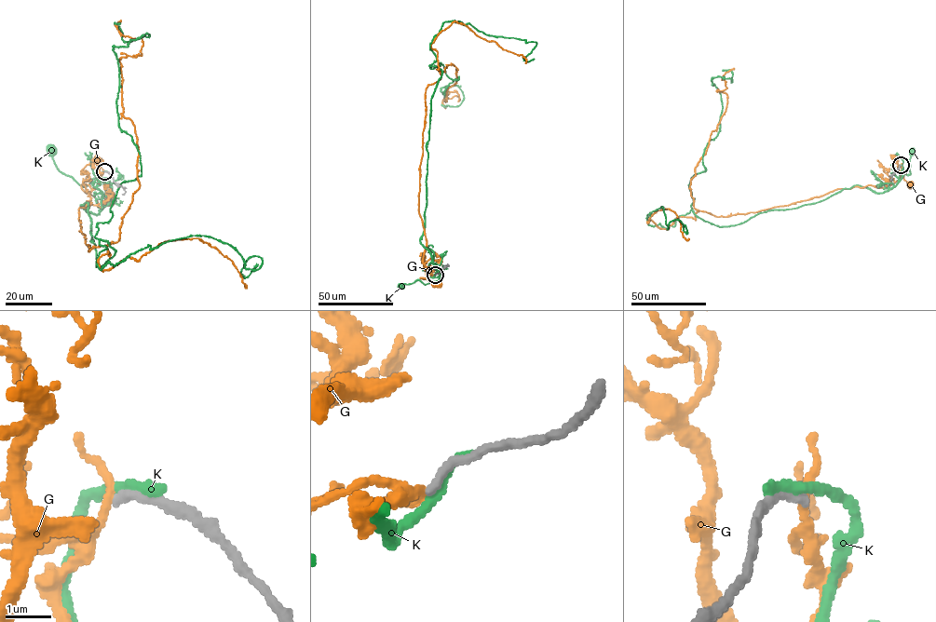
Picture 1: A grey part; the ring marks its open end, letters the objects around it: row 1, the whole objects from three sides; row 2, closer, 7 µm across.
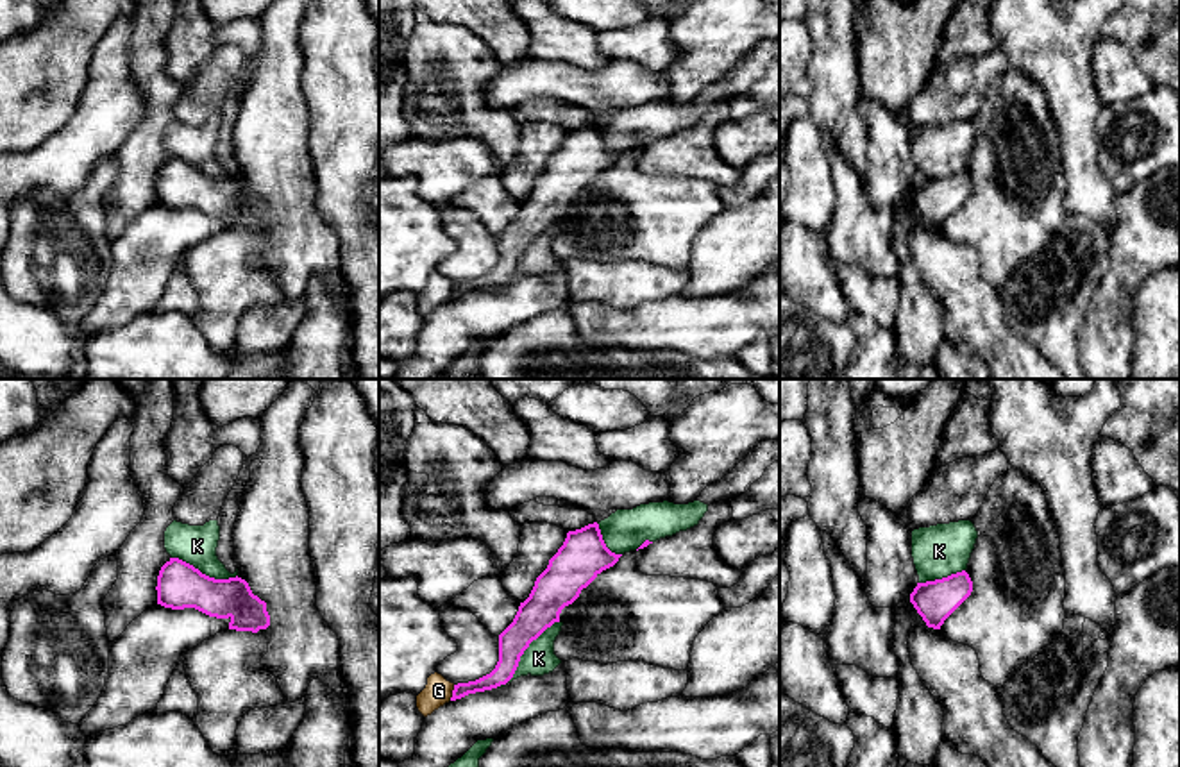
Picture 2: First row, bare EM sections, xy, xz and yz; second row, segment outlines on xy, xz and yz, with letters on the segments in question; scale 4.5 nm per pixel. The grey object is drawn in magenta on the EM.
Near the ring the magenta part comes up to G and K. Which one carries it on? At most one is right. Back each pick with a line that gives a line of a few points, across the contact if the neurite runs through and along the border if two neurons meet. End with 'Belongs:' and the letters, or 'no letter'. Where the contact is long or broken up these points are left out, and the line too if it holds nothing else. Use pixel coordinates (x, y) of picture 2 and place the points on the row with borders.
Belongs: no letter

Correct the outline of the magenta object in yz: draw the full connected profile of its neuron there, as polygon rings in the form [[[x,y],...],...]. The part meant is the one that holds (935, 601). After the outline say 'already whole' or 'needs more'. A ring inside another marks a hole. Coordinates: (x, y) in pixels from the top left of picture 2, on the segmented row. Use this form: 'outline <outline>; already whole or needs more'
outline [[[965,570],[942,579],[917,583],[910,603],[928,628],[940,629],[944,620],[971,595],[973,581]]]; already whole

